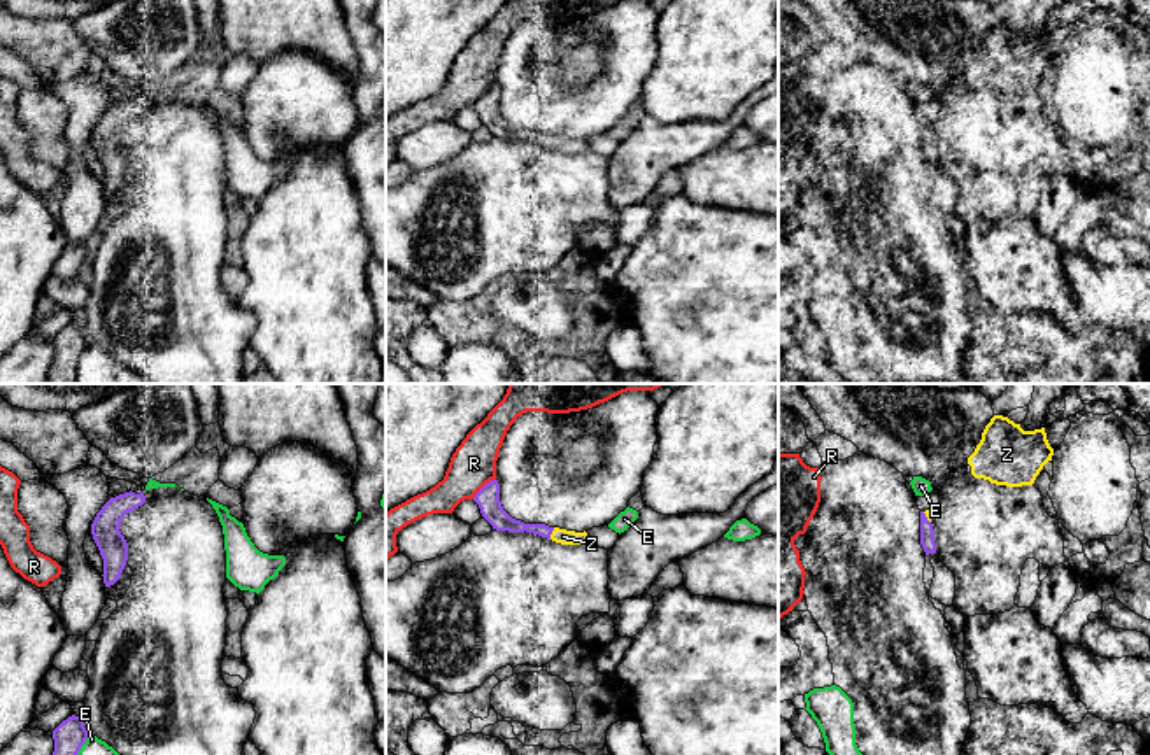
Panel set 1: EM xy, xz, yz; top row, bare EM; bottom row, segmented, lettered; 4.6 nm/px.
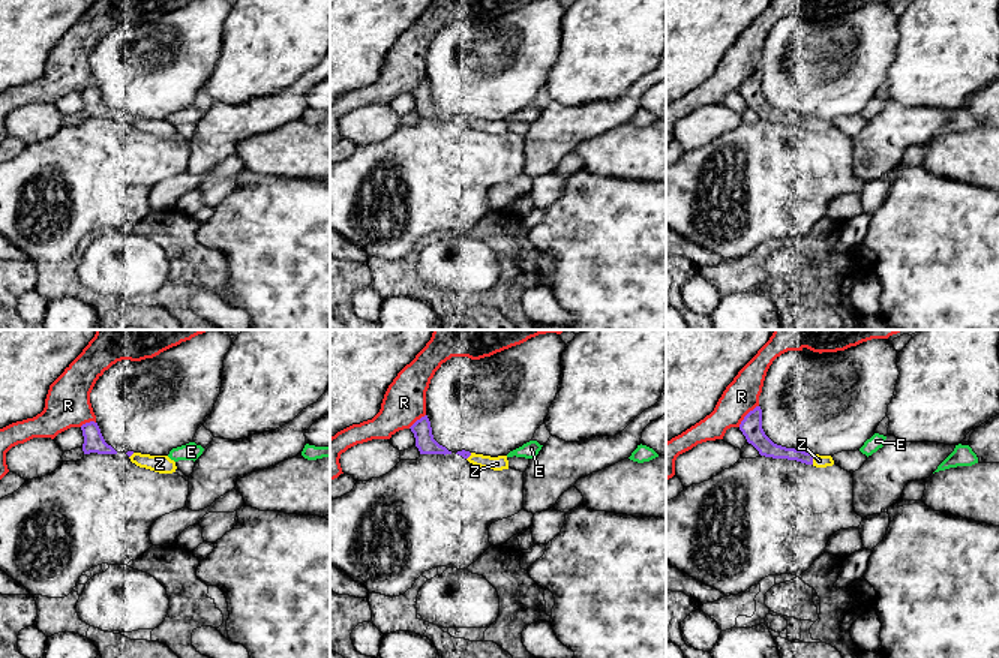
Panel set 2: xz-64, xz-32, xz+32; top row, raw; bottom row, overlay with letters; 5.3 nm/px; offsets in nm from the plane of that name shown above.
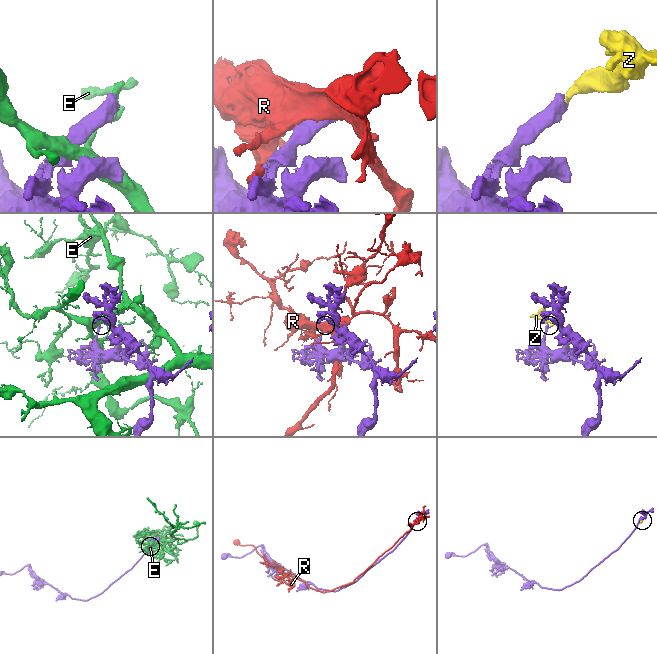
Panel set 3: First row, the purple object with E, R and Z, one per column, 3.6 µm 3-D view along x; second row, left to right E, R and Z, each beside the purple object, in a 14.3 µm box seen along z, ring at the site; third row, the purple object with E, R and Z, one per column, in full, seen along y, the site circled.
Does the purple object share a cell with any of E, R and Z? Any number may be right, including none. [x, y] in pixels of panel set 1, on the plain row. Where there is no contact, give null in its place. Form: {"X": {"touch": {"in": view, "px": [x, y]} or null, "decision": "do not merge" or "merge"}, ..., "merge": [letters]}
{"E": {"touch": {"in": "xy", "px": [76, 363]}, "decision": "do not merge"}, "R": {"touch": {"in": "xz", "px": [482, 95]}, "decision": "do not merge"}, "Z": {"touch": {"in": "xz", "px": [551, 141]}, "decision": "merge"}, "merge": ["Z"]}

